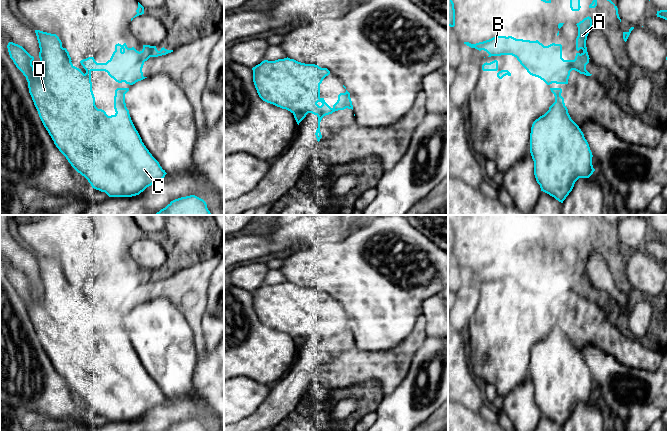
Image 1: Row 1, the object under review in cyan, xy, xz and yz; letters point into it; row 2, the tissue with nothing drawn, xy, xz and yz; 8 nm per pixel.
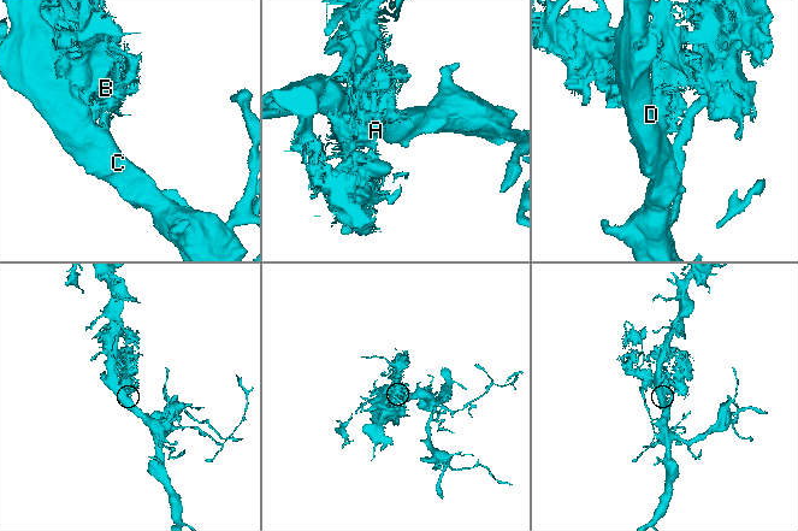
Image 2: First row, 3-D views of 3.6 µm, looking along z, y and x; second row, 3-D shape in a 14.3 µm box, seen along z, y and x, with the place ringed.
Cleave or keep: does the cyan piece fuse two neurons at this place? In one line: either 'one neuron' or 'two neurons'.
two neurons

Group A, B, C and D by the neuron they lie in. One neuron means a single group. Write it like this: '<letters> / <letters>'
A B / C D

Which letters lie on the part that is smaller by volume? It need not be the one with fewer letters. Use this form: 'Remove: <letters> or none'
Remove: A, B

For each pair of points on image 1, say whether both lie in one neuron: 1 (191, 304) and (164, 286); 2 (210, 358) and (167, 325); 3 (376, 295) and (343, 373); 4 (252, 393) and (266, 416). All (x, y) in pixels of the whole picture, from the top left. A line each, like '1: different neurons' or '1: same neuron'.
1: same neuron
2: different neurons
3: different neurons
4: different neurons

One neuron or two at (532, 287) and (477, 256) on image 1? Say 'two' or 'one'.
one

